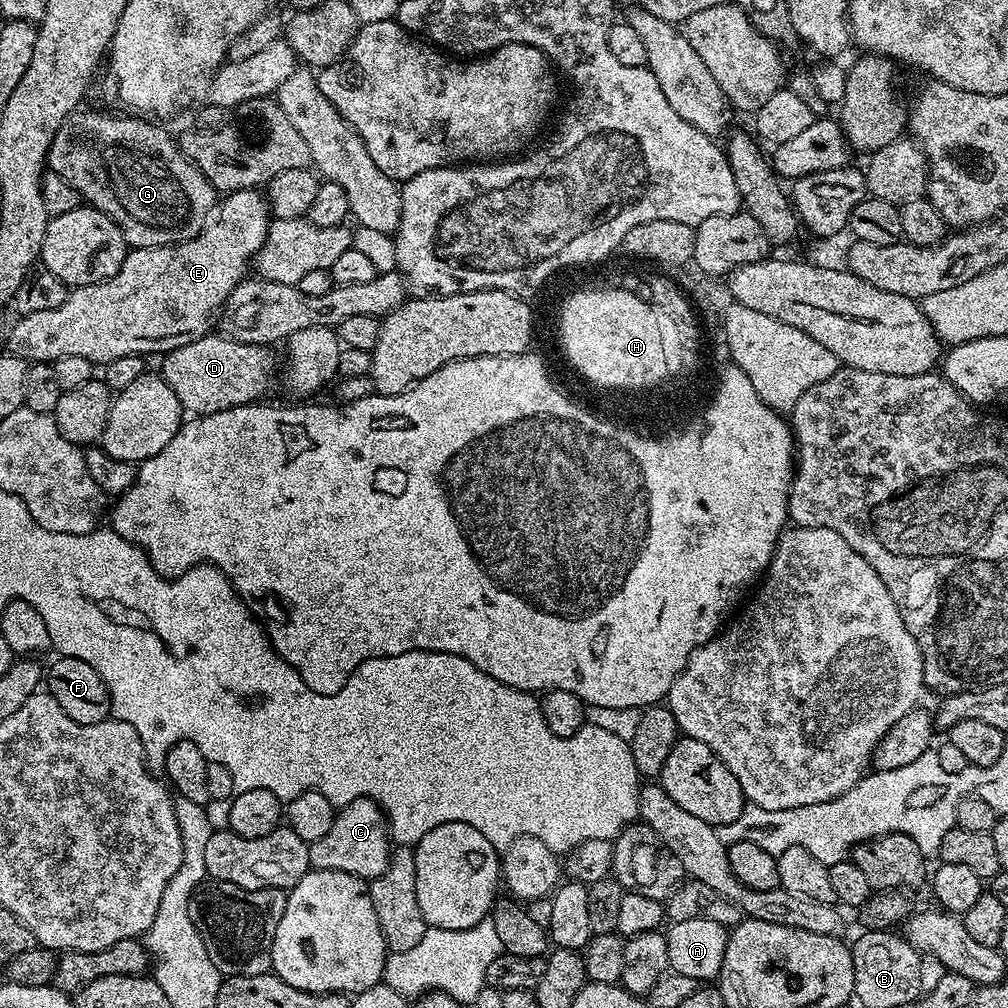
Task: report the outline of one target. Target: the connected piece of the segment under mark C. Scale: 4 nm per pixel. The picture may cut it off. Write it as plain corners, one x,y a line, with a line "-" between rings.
365,798
352,801
337,811
334,826
330,826
330,831
322,838
318,838
318,842
308,845
308,863
313,869
349,872
360,877
361,880
371,882
382,874
382,870
386,870
388,859
392,857
393,851
394,841
390,835
390,825
387,816
384,814
384,809
380,807
377,801

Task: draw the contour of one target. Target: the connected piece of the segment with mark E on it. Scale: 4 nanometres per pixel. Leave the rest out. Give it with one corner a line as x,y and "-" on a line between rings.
243,188
241,192
229,192
219,201
214,215
193,240
185,240
177,245
132,248
118,274
109,280
71,289
66,302
54,310
42,310
38,314
19,317
15,321
17,324
8,332
7,351
37,364
46,364
58,358
66,358
66,354
75,354
77,358
86,358
94,366
105,366
126,355
146,352
167,354
178,346
186,346
186,342
194,342
209,335
213,331
212,323
215,320
217,323
230,294
249,275
250,265
262,250
269,223
268,205
259,191

